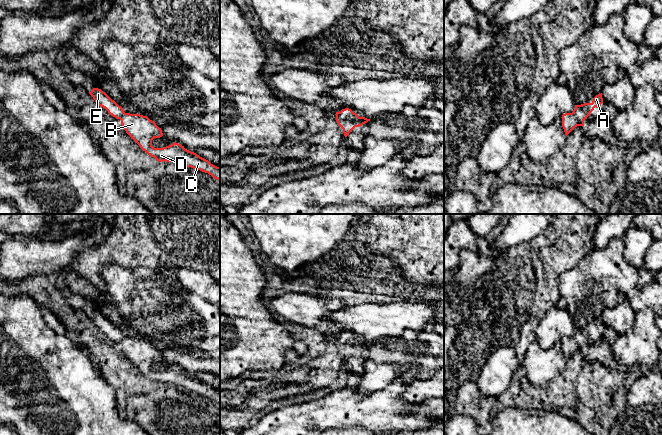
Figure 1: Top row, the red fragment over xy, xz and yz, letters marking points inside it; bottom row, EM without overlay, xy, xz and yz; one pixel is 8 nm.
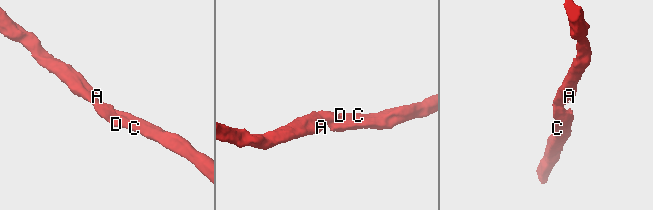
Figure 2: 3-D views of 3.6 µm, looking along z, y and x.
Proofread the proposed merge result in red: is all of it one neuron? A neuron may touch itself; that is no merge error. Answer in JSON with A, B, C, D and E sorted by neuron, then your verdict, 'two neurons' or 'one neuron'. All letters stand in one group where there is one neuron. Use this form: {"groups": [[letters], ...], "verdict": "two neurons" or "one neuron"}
{"groups": [["A", "B", "C", "D", "E"]], "verdict": "one neuron"}

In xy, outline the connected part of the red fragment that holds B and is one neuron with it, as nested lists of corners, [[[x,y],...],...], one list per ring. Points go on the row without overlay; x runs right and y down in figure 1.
[[[93,312],[89,318],[95,326],[105,332],[110,339],[121,344],[121,348],[126,357],[133,363],[140,372],[159,386],[175,386],[177,388],[191,391],[208,397],[220,406],[220,391],[211,388],[208,384],[200,381],[194,376],[184,372],[181,368],[173,368],[154,372],[152,364],[163,360],[161,352],[150,344],[147,340],[140,338],[125,337],[123,332],[112,324],[101,313]]]

